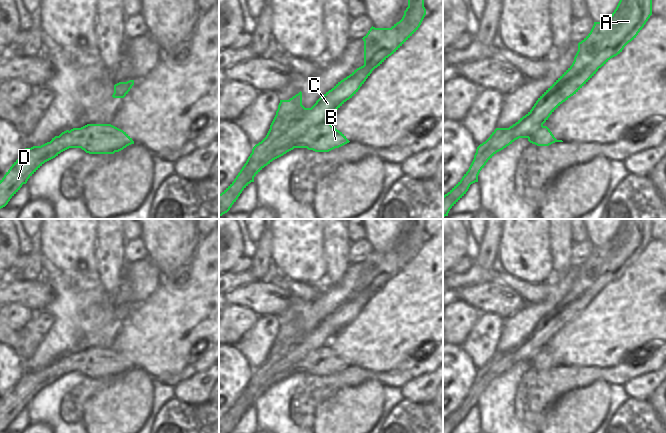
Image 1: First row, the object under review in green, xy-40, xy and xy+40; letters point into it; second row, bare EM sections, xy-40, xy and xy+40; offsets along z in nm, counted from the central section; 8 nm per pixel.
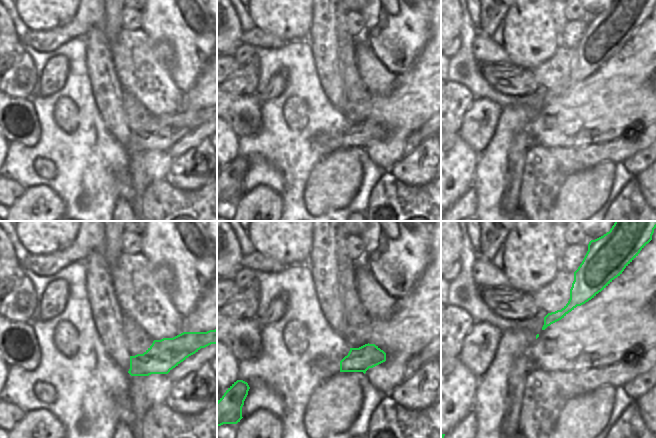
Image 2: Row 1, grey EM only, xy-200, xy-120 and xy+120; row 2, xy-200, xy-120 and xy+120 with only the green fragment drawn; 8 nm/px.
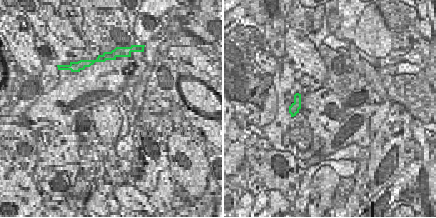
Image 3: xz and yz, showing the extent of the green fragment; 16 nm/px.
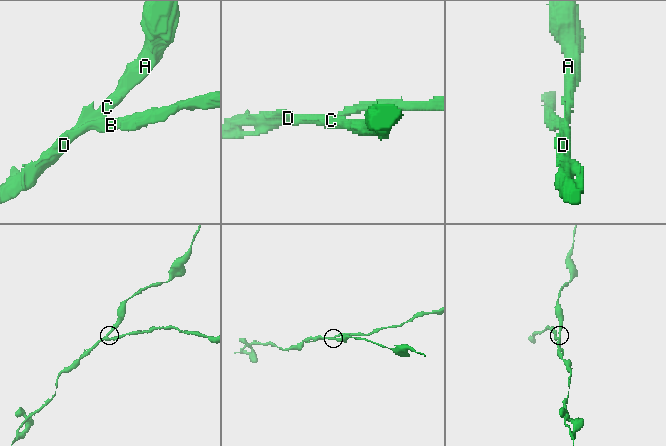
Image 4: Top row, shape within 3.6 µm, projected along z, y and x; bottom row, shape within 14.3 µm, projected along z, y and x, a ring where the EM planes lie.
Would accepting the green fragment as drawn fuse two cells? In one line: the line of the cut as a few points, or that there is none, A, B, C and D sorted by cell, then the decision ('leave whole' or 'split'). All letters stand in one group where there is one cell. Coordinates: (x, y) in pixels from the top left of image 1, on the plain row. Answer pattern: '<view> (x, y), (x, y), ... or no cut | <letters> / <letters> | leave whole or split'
xy (327, 343), (310, 351), (290, 368) | A C D / B | split

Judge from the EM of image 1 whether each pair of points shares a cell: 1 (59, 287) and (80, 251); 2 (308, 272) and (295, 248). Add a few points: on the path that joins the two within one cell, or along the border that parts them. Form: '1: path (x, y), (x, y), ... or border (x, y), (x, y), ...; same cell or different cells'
1: border (55, 270), (61, 273), (80, 273), (90, 276); different cells
2: path (308, 266), (299, 254); same cell

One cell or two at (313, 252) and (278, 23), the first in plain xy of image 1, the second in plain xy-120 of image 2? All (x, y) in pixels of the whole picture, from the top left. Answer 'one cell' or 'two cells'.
one cell

